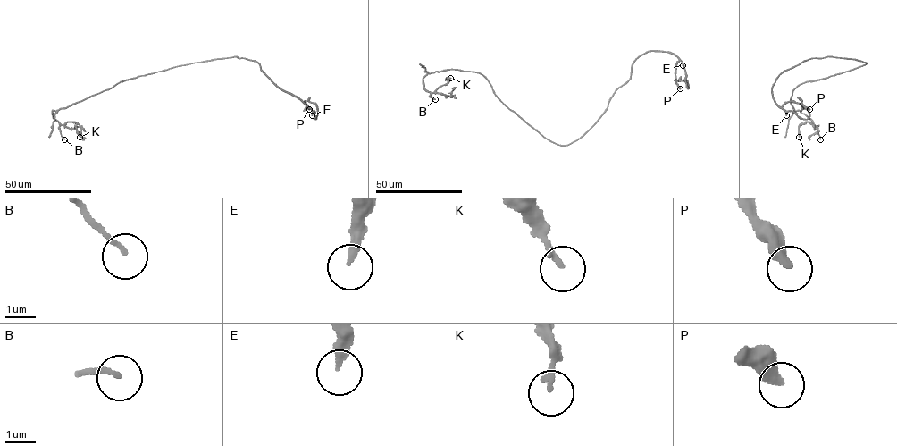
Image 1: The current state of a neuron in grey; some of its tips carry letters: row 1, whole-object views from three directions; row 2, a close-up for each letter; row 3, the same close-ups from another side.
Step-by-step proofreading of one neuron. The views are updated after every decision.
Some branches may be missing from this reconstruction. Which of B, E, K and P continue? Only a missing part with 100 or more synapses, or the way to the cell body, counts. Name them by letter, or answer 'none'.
none

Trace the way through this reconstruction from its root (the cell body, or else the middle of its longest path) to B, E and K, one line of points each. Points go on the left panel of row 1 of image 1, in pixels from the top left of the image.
B: (191, 63), (121, 80), (108, 89), (53, 111), (53, 117), (58, 122), (64, 139)
E: (191, 63), (233, 56), (255, 60), (274, 84), (297, 96), (309, 107), (312, 115)
K: (191, 63), (121, 80), (108, 89), (52, 111), (53, 117), (62, 124), (74, 122), (79, 137)

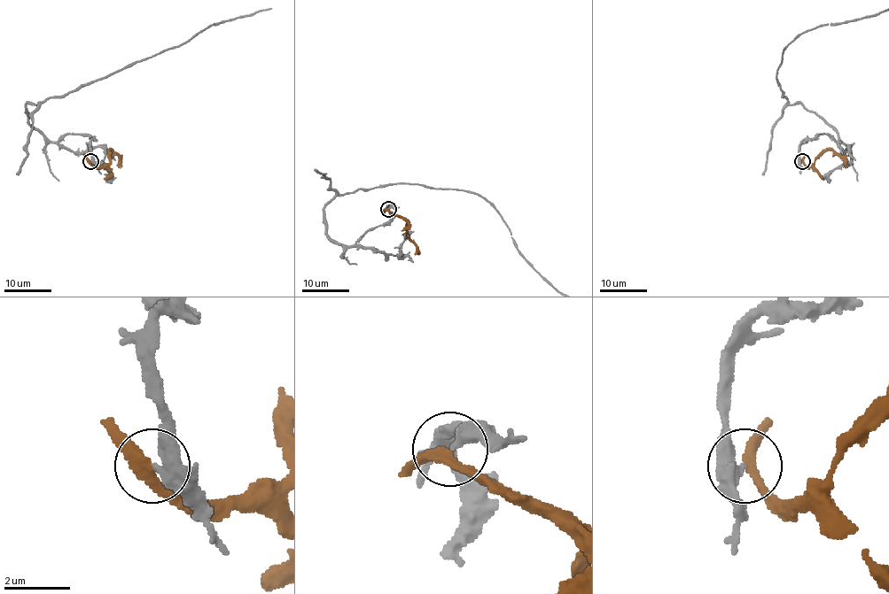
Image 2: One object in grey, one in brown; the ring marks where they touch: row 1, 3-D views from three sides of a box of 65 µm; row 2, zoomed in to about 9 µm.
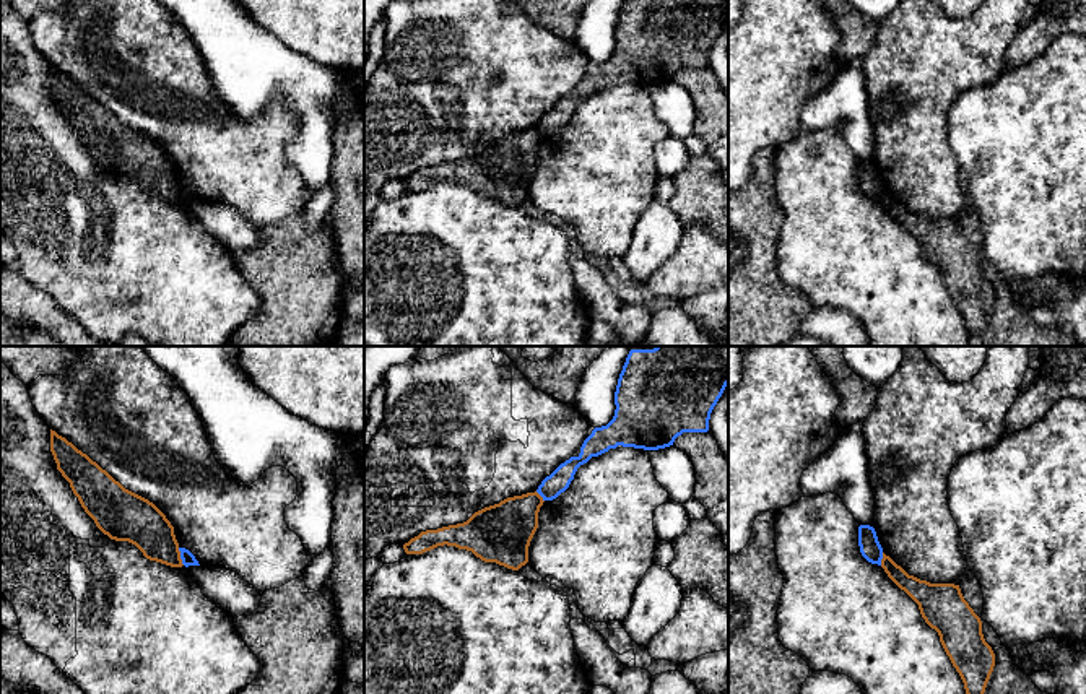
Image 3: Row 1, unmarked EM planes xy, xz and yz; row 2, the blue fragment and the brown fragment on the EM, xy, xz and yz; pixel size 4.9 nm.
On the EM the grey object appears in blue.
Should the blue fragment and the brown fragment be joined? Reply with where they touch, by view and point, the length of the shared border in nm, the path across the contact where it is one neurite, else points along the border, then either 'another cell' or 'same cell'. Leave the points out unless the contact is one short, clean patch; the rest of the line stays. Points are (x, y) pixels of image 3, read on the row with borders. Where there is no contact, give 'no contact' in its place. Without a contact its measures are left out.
xy (181, 556) | 90 nm | along xy (178, 548), (184, 564) | another cell

